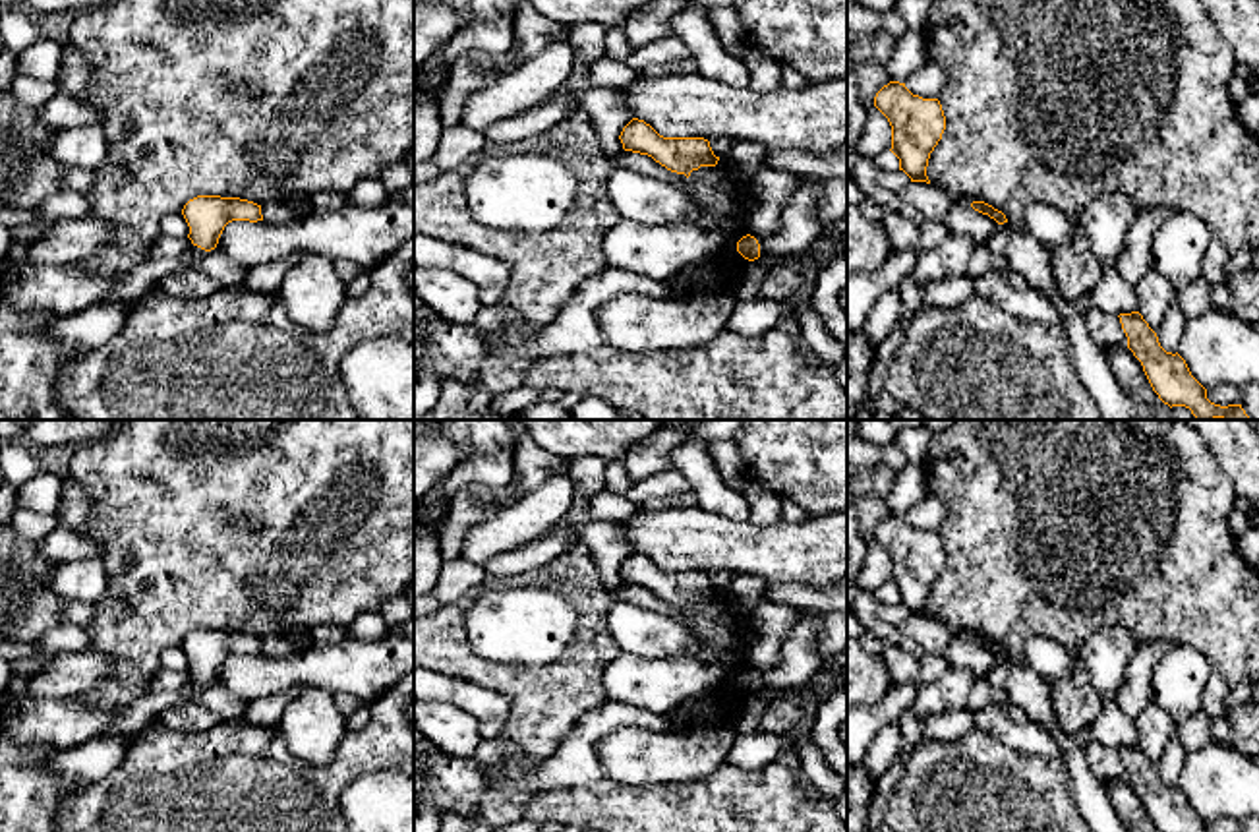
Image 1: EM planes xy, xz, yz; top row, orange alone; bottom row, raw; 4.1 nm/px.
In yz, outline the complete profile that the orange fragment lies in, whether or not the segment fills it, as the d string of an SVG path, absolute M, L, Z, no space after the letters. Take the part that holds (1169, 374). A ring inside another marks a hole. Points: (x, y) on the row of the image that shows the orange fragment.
M1139 312L1118 317L1127 337L1127 348L1141 362L1153 391L1164 404L1170 408L1186 406L1195 420L1251 420L1242 404L1220 406L1211 402L1207 389L1191 375L1186 360L1160 346L1157 333Z

